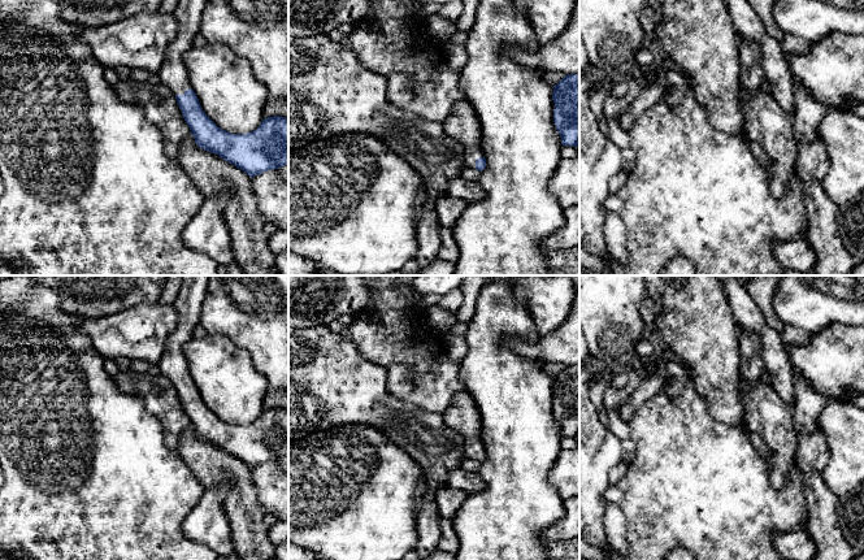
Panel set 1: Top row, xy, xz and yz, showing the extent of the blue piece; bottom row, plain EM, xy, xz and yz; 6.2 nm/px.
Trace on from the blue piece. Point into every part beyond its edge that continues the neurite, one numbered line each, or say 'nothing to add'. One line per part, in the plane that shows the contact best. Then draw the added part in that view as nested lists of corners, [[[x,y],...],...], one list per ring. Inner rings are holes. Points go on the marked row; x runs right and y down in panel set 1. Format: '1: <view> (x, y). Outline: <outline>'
1: xy (174, 74). Outline: [[[179,0],[175,16],[179,30],[175,39],[169,44],[165,61],[159,71],[161,82],[174,95],[183,95],[191,88],[188,71],[183,62],[183,55],[194,45],[194,39],[200,34],[201,14],[207,0]]]

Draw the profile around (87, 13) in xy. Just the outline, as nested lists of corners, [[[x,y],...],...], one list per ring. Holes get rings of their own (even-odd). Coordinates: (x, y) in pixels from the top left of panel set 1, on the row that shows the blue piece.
[[[56,0],[64,19],[81,27],[101,27],[136,13],[159,10],[161,0]]]

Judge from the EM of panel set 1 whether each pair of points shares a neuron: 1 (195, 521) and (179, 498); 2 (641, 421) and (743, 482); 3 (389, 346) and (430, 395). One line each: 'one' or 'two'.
1: two
2: one
3: one

